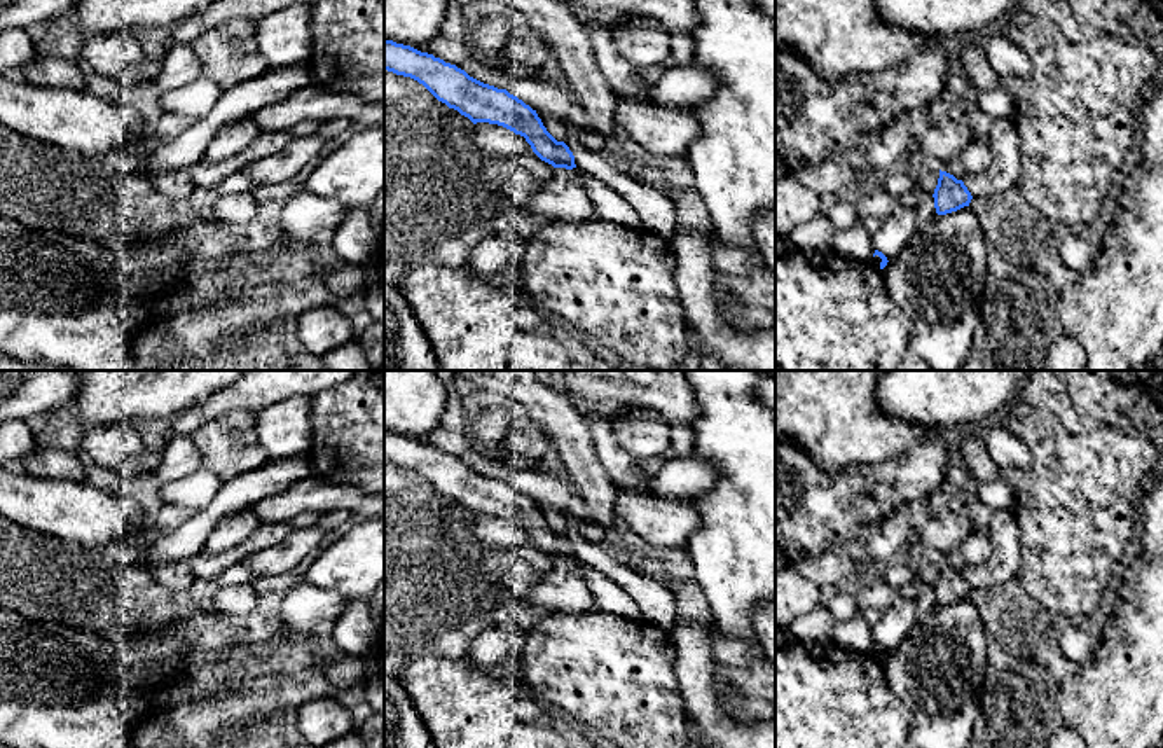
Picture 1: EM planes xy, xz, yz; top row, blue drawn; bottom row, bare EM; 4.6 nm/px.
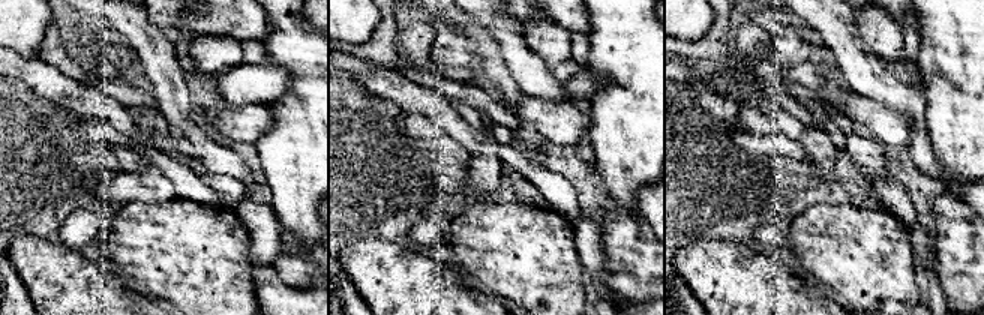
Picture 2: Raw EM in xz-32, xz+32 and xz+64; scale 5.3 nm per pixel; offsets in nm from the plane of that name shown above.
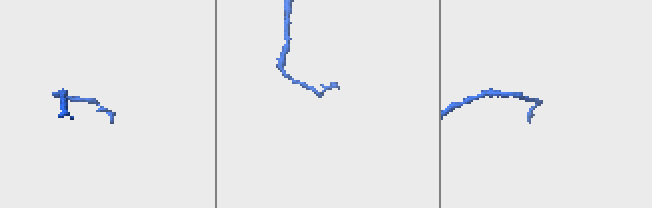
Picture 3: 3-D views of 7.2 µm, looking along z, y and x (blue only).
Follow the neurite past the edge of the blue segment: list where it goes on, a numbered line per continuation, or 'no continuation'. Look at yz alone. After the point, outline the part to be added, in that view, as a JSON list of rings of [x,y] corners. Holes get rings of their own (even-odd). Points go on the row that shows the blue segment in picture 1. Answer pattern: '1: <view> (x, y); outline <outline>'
1: yz (1003, 173); outline [[[994,119],[988,145],[992,152],[990,166],[983,173],[967,175],[962,180],[973,197],[985,197],[1018,185],[1022,143],[1015,122],[1011,119]]]

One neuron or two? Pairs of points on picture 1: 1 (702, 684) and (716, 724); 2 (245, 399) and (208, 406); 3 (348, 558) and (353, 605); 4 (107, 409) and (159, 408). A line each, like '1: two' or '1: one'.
1: one
2: one
3: one
4: one

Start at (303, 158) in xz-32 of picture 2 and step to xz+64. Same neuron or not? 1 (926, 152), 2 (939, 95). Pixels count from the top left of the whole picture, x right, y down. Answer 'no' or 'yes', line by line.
1: no
2: yes

